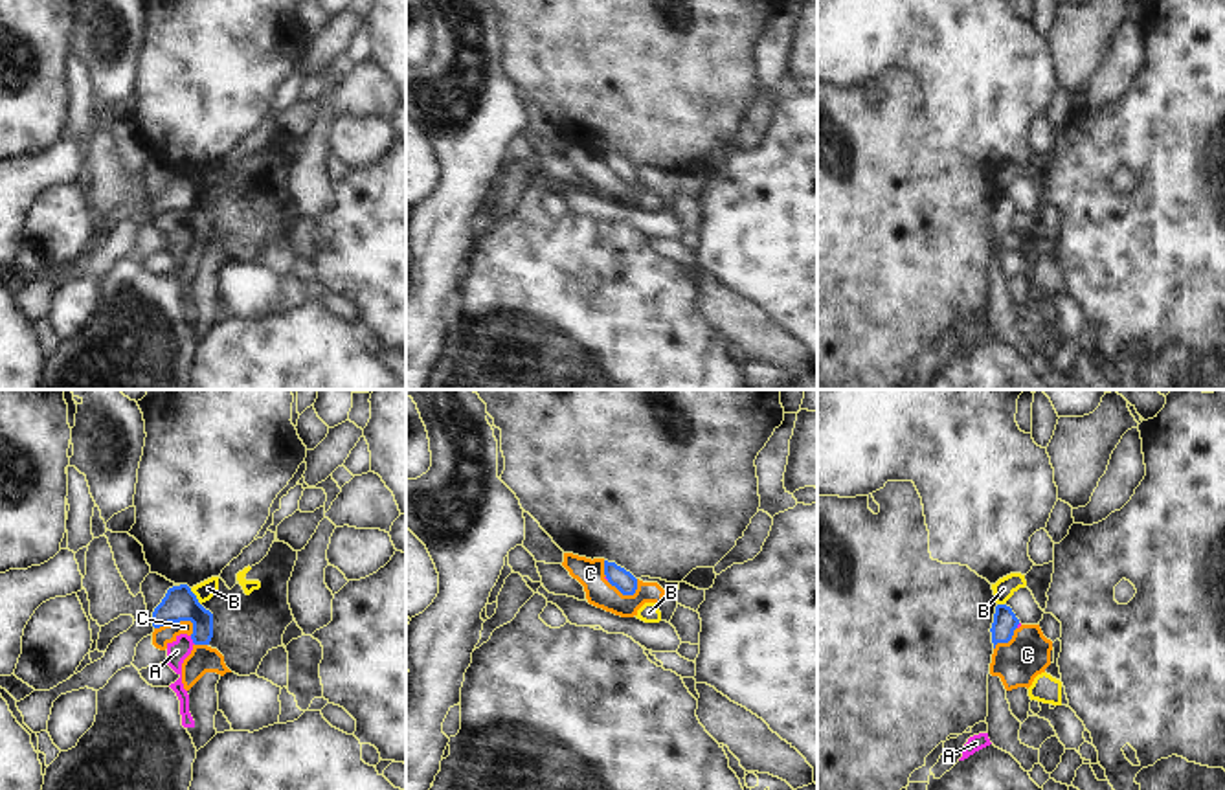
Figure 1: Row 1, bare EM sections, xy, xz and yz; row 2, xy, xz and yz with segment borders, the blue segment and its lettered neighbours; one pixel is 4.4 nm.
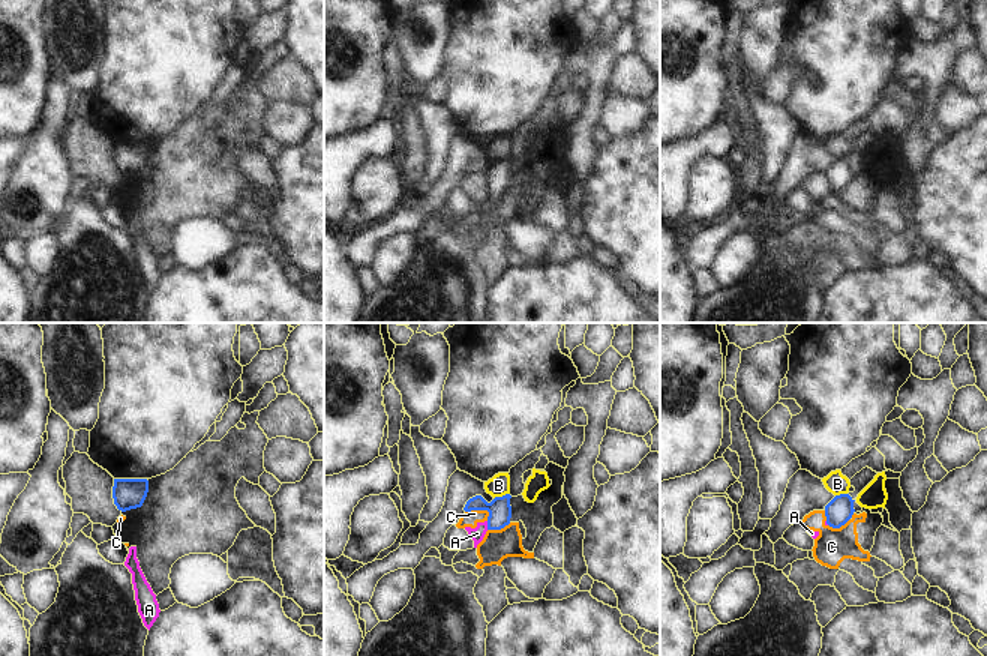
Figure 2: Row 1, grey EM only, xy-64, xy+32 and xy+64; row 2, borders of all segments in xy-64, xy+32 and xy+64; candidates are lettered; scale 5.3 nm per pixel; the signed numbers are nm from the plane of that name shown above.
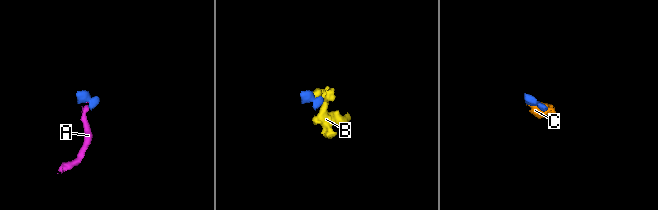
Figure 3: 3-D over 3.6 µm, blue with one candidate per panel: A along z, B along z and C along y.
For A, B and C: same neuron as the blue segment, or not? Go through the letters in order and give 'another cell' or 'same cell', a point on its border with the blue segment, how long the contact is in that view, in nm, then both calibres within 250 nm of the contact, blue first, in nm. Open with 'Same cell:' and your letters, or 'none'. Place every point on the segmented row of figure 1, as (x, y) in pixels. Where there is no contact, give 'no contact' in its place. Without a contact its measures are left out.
Same cell: none
A: another cell; meets blue in xy at (191, 638); contact 50 nm long; 150 nm thick on the blue side, 90 nm on the other
B: another cell; meets blue in xy at (195, 598); contact 90 nm long; 150 nm thick on the blue side, 80 nm on the other
C: another cell; meets blue in xy at (173, 621); contact 180 nm long; 150 nm thick on the blue side, 80 nm on the other

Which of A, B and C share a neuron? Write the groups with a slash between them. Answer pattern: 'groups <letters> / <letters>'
groups A C / B

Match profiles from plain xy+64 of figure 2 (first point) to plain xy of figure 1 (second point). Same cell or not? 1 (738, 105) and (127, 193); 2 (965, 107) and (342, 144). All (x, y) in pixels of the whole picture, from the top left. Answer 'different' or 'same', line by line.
1: same
2: same

